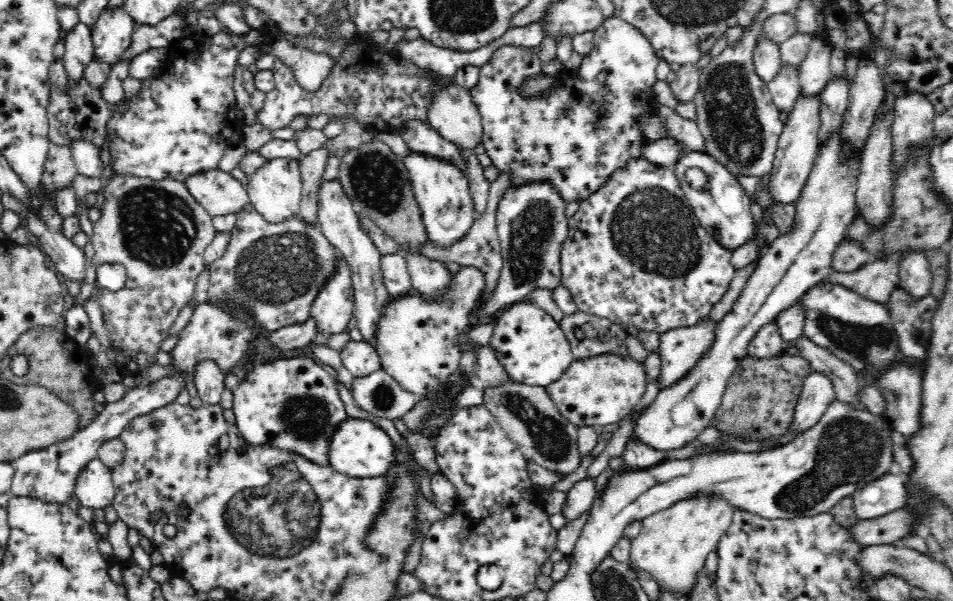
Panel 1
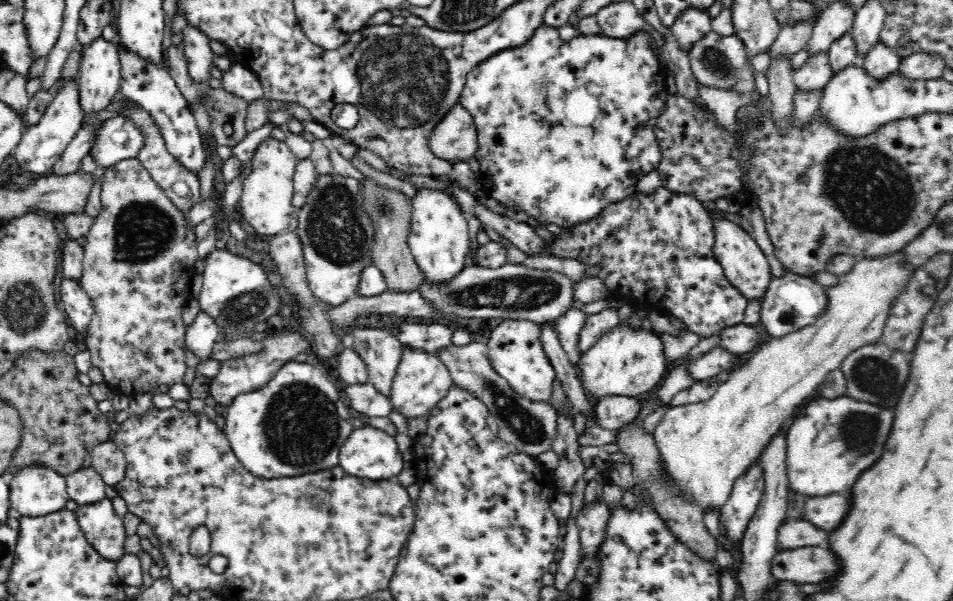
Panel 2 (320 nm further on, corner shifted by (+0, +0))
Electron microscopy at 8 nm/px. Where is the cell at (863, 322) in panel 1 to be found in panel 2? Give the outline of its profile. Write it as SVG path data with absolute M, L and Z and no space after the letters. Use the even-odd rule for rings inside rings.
M785 272L782 277L773 277L761 300L760 320L774 338L782 338L802 328L811 327L828 311L831 296L828 287L818 284L812 277Z

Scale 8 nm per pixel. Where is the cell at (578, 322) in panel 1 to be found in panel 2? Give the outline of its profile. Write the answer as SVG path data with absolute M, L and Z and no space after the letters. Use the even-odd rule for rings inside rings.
M611 306L598 313L587 315L579 332L577 349L580 353L586 352L589 348L592 348L606 332L610 332L612 328L616 328L619 324L618 311Z

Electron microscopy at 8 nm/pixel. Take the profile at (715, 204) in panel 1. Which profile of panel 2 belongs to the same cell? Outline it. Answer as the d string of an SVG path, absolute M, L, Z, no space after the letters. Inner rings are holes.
M718 209L714 210L710 216L715 216L713 221L714 244L713 255L724 269L726 278L734 287L739 288L748 297L748 300L763 298L769 282L773 276L770 273L768 258L758 246L756 240L752 238L750 232L738 224L734 224L726 214Z

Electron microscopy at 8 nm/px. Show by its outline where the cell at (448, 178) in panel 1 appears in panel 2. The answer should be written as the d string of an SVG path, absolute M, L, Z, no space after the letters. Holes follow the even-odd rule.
M432 188L417 189L416 195L411 198L408 244L416 263L424 271L424 279L443 283L468 266L465 263L470 243L468 217L450 194Z

